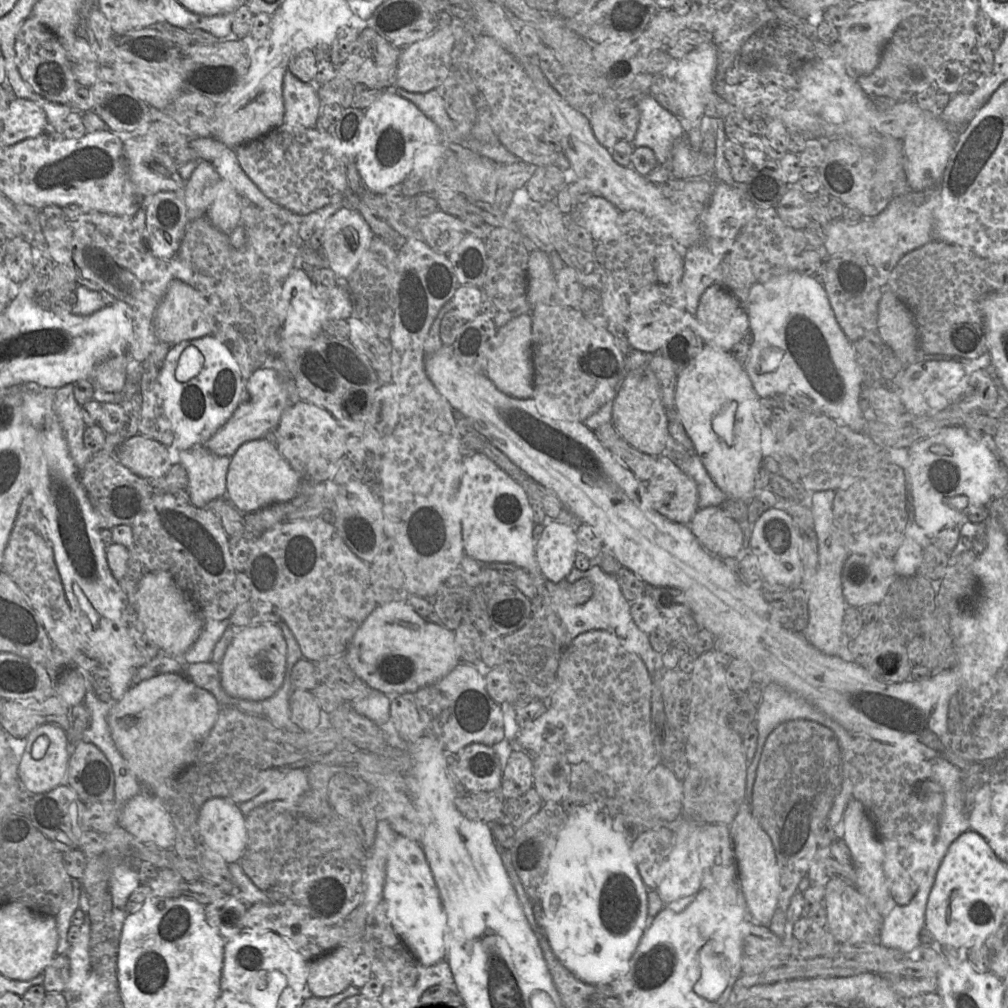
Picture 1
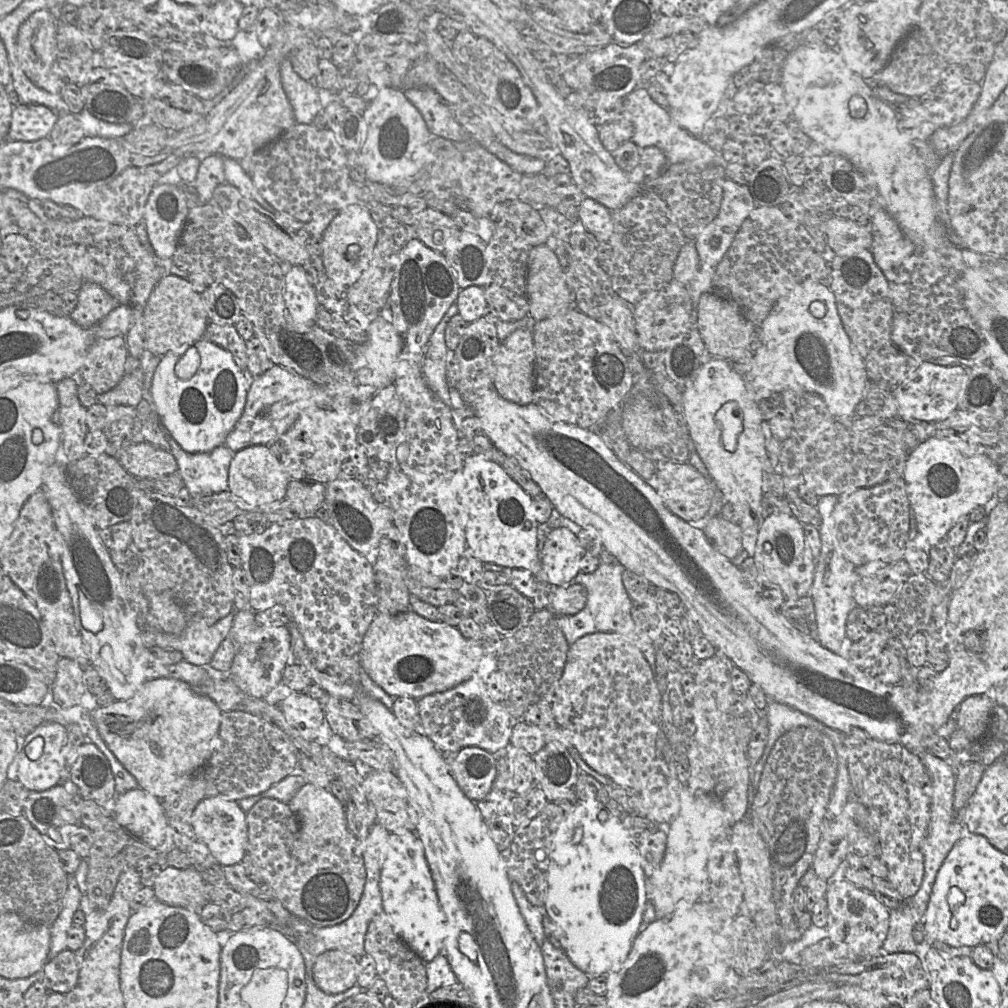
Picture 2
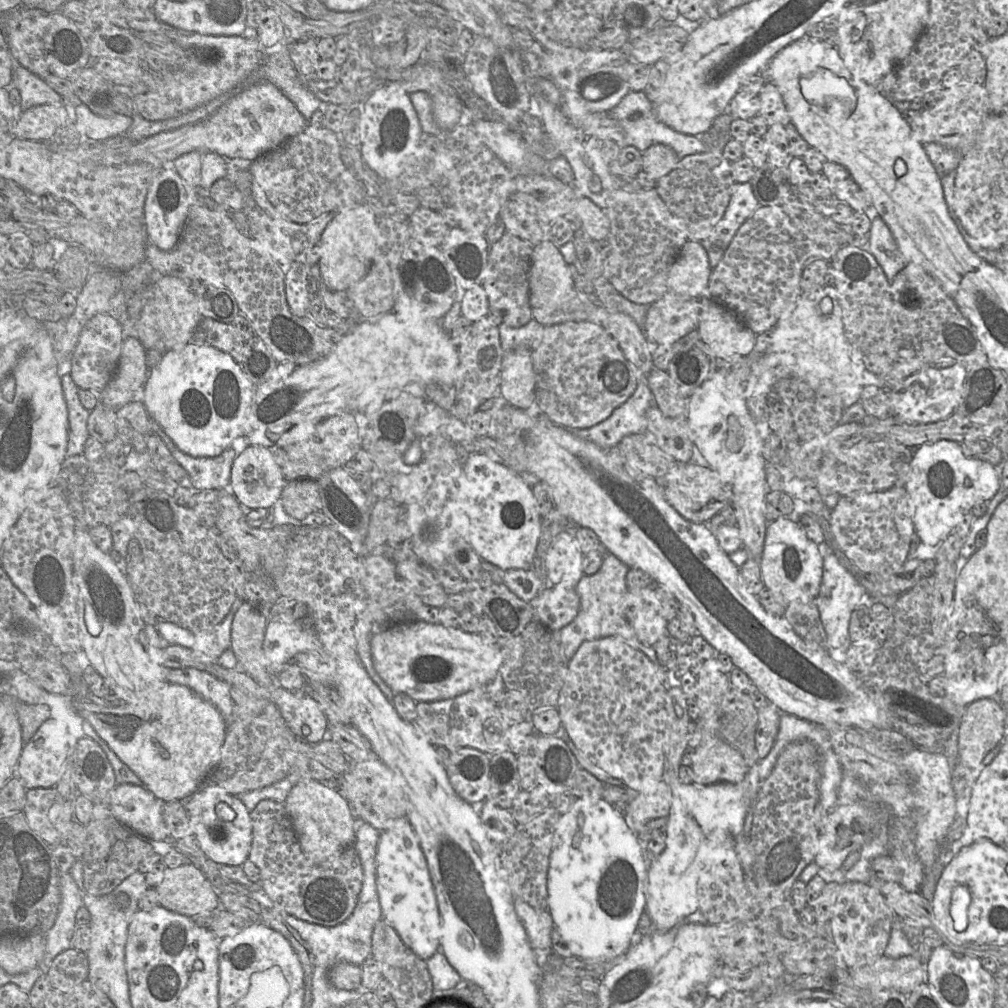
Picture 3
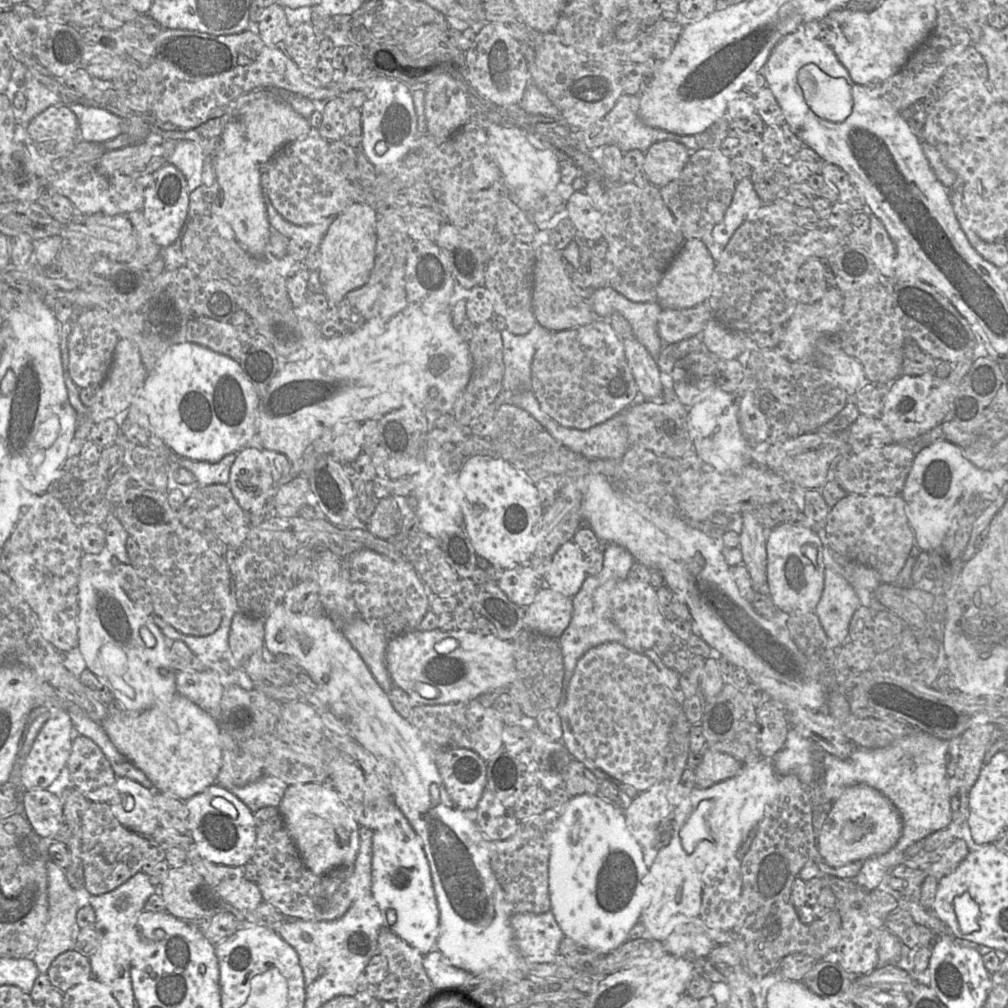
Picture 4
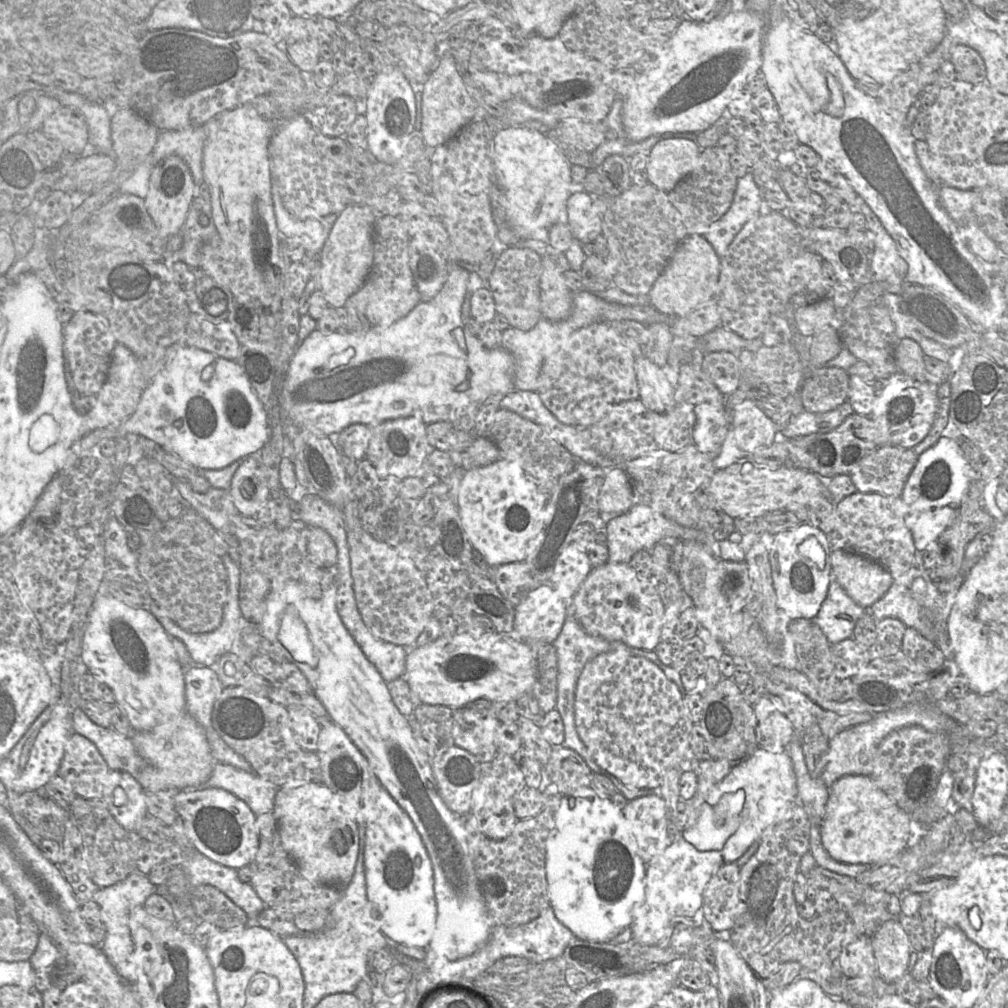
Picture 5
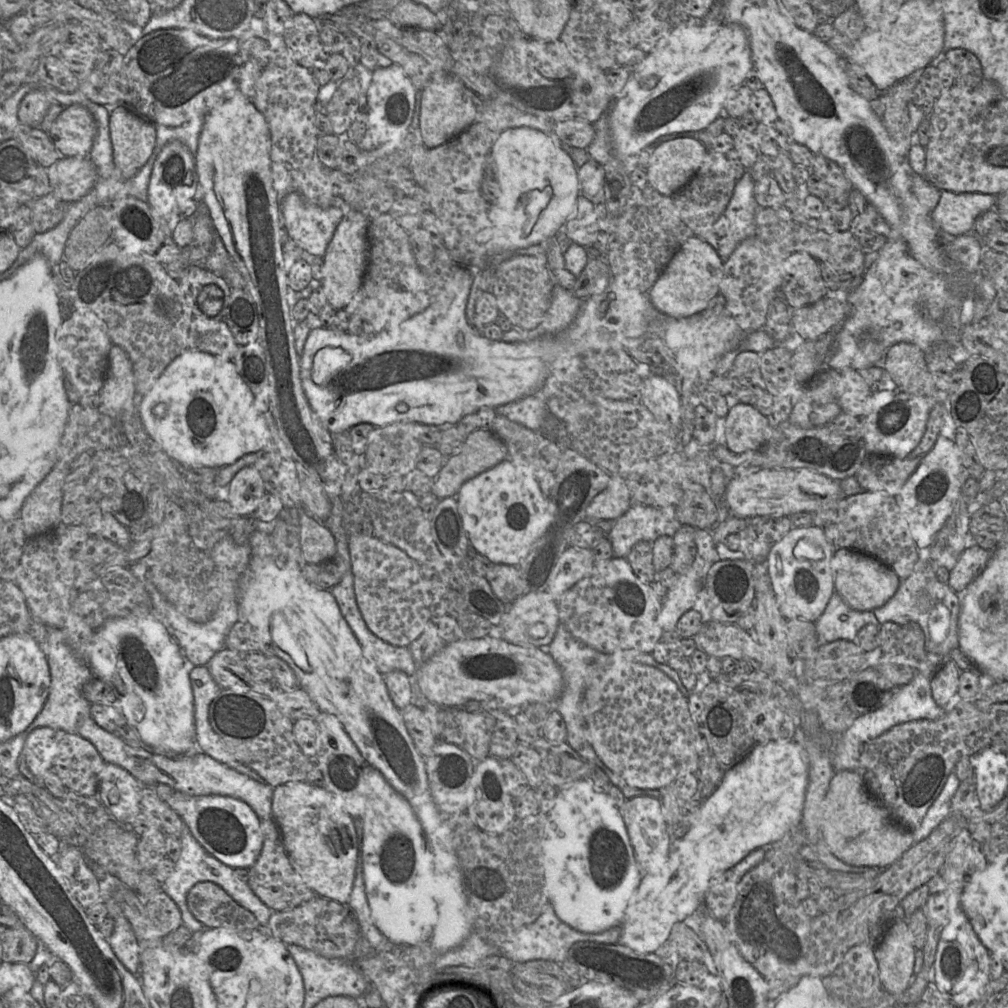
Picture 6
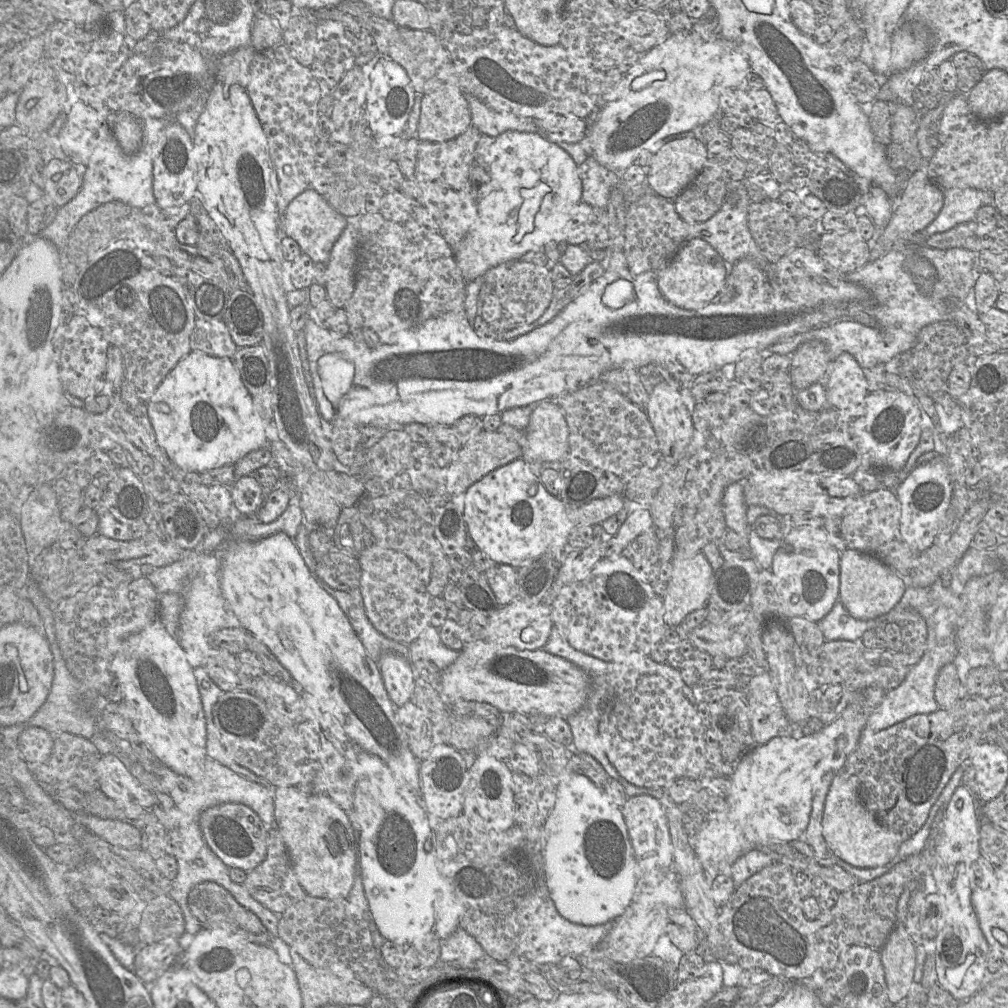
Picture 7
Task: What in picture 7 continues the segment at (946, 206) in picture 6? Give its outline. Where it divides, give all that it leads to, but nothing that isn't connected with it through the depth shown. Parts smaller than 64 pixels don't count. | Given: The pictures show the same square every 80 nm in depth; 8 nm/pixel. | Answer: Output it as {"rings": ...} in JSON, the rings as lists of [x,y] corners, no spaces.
{"rings":[[[951,188],[943,191],[944,203],[938,216],[910,242],[925,242],[937,233],[949,231],[957,225],[976,218],[982,206],[992,204],[992,192],[975,188]]]}

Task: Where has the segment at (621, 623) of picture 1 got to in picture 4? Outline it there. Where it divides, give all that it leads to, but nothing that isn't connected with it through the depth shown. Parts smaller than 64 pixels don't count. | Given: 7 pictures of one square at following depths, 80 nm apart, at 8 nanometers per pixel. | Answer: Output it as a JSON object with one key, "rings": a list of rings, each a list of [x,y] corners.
{"rings":[[[614,543],[603,544],[603,564],[601,570],[596,575],[587,575],[581,588],[571,597],[572,616],[570,622],[562,634],[557,638],[564,663],[564,694],[578,660],[586,651],[603,643],[618,642],[626,648],[639,652],[649,658],[658,667],[663,675],[663,681],[671,689],[676,698],[676,694],[680,690],[680,674],[674,669],[666,667],[654,648],[642,649],[636,646],[610,619],[609,592],[617,583],[627,578],[628,571],[634,561],[632,555],[625,548]]]}

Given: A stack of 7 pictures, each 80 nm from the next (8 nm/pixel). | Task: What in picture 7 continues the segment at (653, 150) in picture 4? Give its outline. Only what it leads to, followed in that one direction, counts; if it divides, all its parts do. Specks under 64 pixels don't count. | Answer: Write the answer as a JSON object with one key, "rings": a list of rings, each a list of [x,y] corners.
{"rings":[[[692,136],[672,139],[666,142],[660,150],[654,154],[648,169],[646,184],[652,192],[662,198],[674,201],[674,199],[686,189],[700,173],[708,158],[709,153],[706,143],[700,138]]]}

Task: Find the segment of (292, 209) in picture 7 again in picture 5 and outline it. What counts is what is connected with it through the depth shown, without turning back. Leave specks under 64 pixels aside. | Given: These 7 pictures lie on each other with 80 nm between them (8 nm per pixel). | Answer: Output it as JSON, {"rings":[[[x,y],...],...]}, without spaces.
{"rings":[[[273,178],[271,194],[276,224],[283,237],[282,240],[300,243],[307,253],[320,253],[339,214],[332,213],[327,216],[299,220],[284,207],[279,187]]]}

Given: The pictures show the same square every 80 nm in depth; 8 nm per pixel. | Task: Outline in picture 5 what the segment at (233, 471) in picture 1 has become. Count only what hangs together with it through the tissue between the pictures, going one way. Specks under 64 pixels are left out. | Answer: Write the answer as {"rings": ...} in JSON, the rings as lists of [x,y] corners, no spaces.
{"rings":[[[252,456],[242,460],[229,488],[233,503],[243,516],[253,517],[269,498],[268,480],[261,464]]]}

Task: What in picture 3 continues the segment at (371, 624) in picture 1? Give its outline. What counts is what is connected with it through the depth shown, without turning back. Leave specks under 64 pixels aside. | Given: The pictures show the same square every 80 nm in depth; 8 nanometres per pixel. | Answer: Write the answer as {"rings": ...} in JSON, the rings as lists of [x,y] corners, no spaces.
{"rings":[[[421,620],[377,628],[370,636],[370,648],[373,666],[380,678],[394,693],[405,693],[417,703],[450,699],[474,688],[485,687],[499,674],[502,664],[498,644],[489,643],[478,634],[464,632],[459,627],[448,628],[441,623],[432,624]]]}

